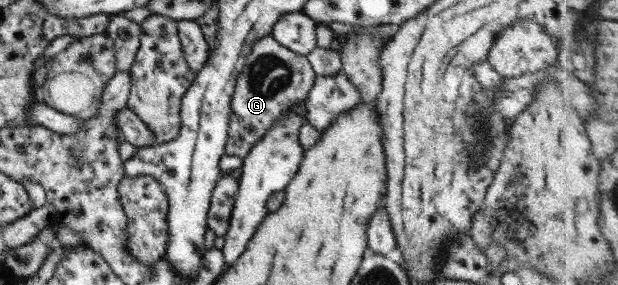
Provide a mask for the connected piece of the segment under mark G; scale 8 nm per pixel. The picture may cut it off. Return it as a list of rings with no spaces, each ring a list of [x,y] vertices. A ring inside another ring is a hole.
[[[270,35],[256,39],[245,55],[243,67],[236,75],[234,90],[230,101],[230,114],[228,117],[227,139],[224,145],[224,154],[232,157],[239,157],[241,160],[249,148],[260,140],[260,137],[280,120],[284,113],[291,109],[293,104],[300,104],[305,101],[308,91],[314,82],[314,71],[305,56],[299,56],[289,49],[282,47]]]

